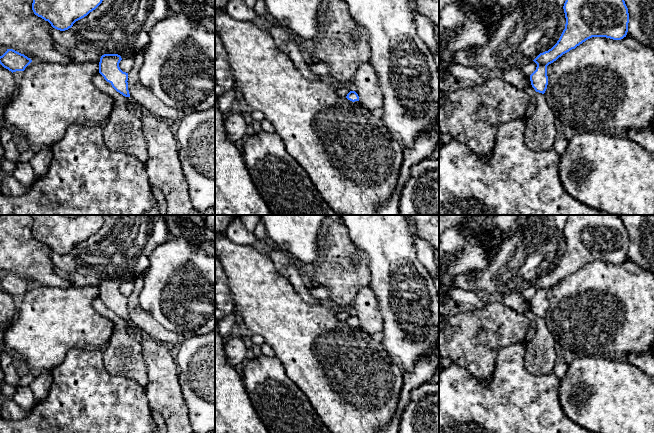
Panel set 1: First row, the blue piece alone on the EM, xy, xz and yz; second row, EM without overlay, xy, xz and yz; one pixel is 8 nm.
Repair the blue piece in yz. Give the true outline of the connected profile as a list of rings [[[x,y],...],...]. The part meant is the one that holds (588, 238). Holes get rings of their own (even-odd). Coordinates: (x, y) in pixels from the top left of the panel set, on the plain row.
[[[569,215],[563,230],[566,248],[557,267],[548,275],[540,277],[533,285],[537,288],[536,294],[530,299],[532,311],[536,316],[544,318],[548,309],[547,290],[556,285],[563,278],[575,273],[577,270],[592,261],[606,261],[621,264],[628,256],[629,237],[624,222],[618,215]]]

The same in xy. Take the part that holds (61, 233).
[[[31,215],[33,219],[32,234],[35,239],[48,245],[57,254],[65,255],[73,248],[95,234],[103,225],[105,215]]]

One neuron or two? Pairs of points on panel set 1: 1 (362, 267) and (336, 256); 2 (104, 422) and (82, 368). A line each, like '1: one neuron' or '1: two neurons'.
1: one neuron
2: one neuron

